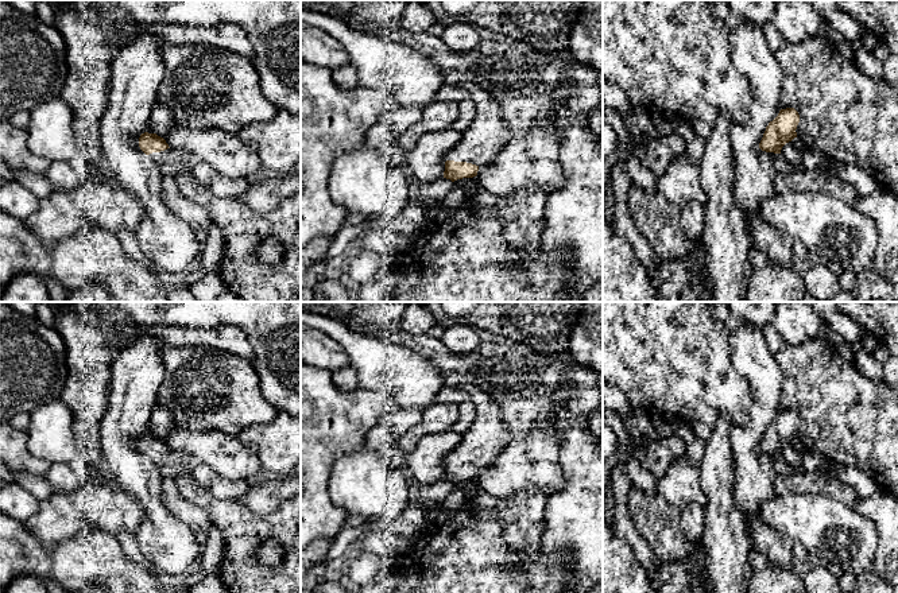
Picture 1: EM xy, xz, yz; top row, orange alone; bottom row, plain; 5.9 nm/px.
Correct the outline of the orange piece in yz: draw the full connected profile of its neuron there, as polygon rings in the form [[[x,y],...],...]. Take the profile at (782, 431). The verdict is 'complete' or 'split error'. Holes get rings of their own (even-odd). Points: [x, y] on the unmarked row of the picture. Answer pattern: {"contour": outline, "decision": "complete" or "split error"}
{"contour": [[[794,410],[781,411],[778,418],[769,425],[759,450],[766,454],[781,456],[782,449],[797,439],[800,416]]], "decision": "complete"}

